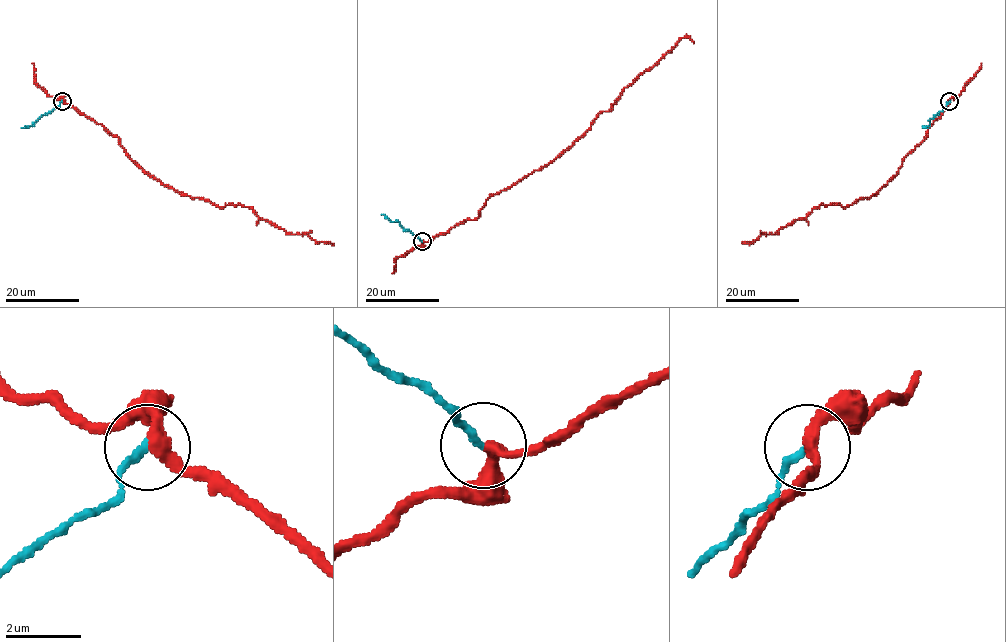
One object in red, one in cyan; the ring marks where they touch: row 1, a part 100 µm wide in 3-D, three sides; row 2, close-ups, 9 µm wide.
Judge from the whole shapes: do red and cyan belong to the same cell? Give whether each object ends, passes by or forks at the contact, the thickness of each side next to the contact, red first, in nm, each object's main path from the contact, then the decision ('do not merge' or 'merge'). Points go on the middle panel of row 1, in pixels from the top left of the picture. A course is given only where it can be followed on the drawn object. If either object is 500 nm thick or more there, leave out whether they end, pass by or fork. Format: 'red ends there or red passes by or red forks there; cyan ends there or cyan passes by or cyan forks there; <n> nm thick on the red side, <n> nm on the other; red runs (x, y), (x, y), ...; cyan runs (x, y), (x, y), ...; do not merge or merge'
red passes by; cyan ends there; 280 nm thick on the red side, 190 nm on the other; red runs (422, 241), (475, 219), (491, 195), (553, 161), (581, 137), (624, 89), (681, 38), (689, 37), (693, 43); cyan runs (422, 241), (397, 221), (381, 214); do not merge

